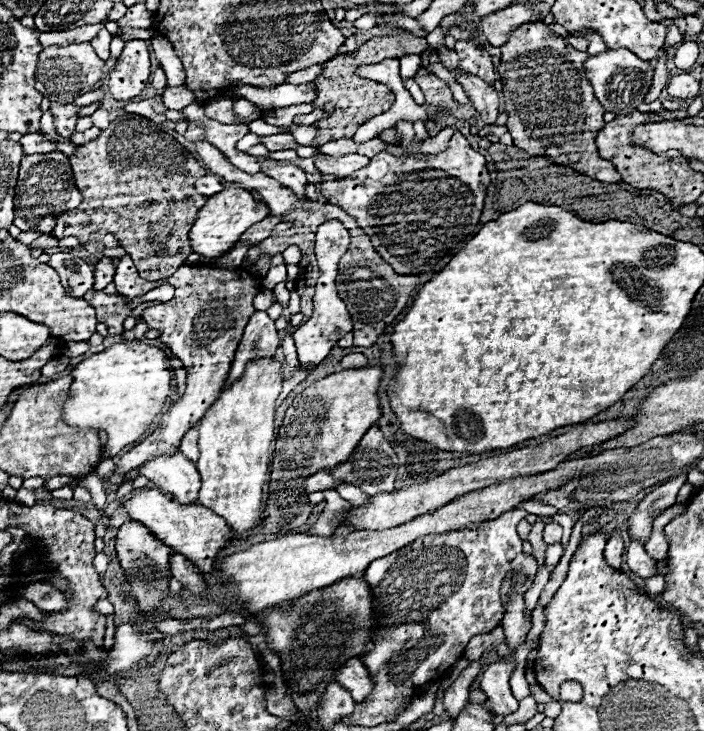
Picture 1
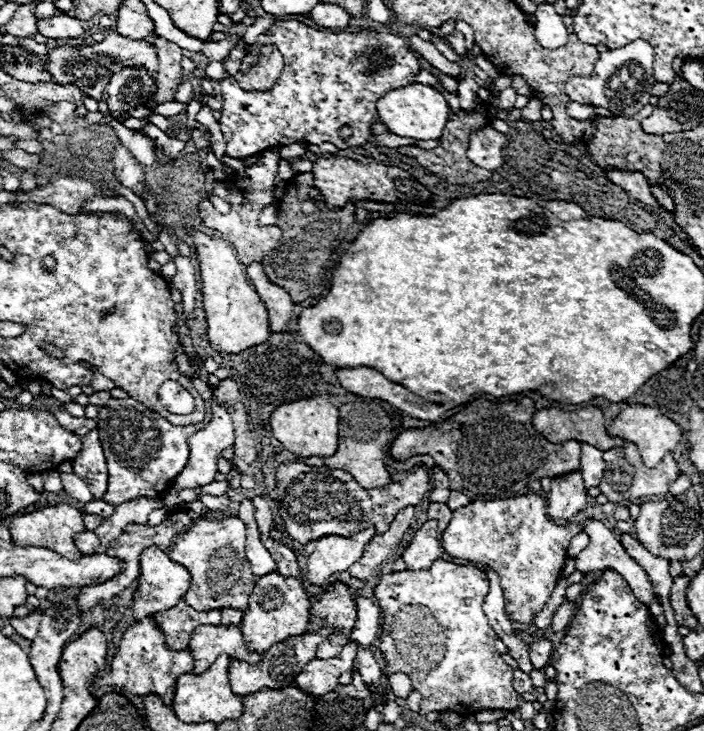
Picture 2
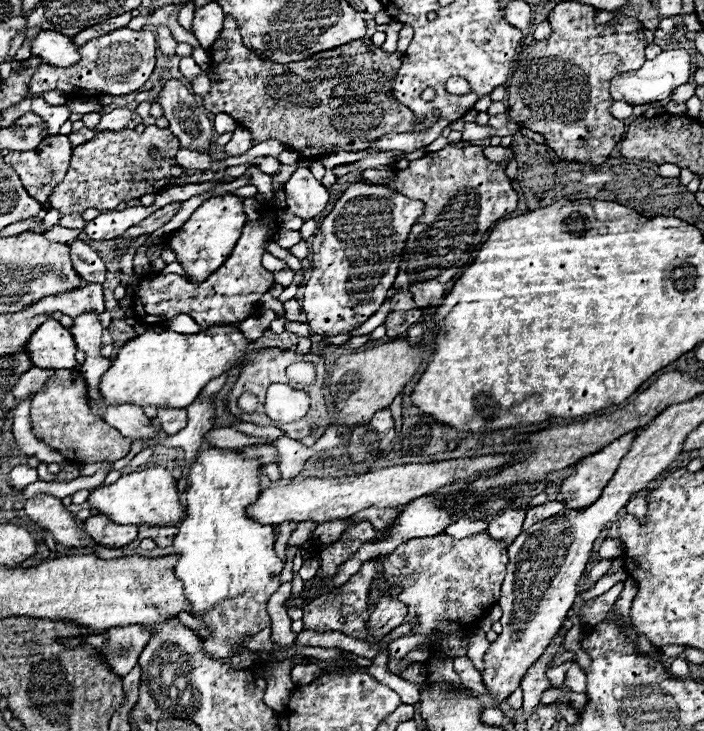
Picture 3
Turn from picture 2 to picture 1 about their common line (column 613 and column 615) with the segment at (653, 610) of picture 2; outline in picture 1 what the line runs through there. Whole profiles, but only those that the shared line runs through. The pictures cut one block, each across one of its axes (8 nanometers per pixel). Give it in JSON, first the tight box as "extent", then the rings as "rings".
{"extent":[604,532,624,568],"rings":[[[614,532],[604,548],[604,558],[612,568],[620,568],[622,566],[622,556],[624,556],[624,540],[620,536],[620,532]]]}

